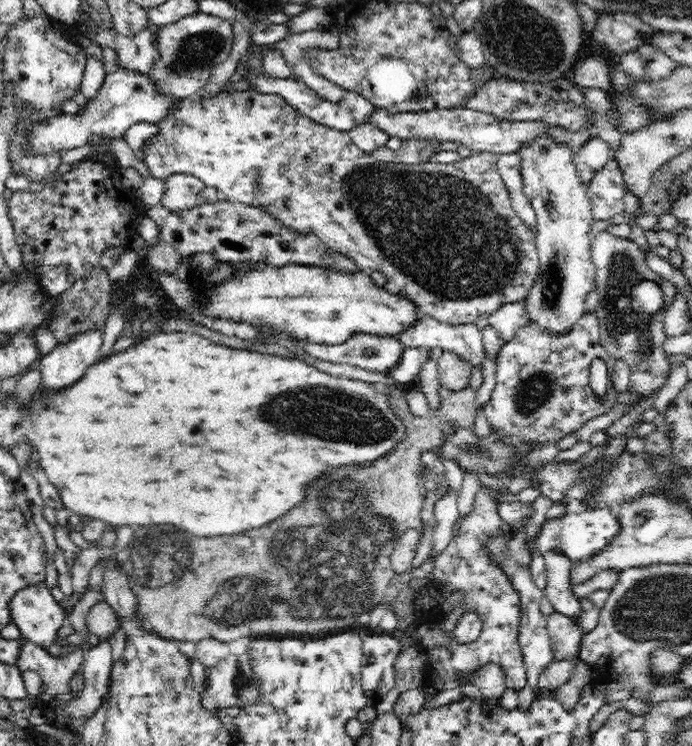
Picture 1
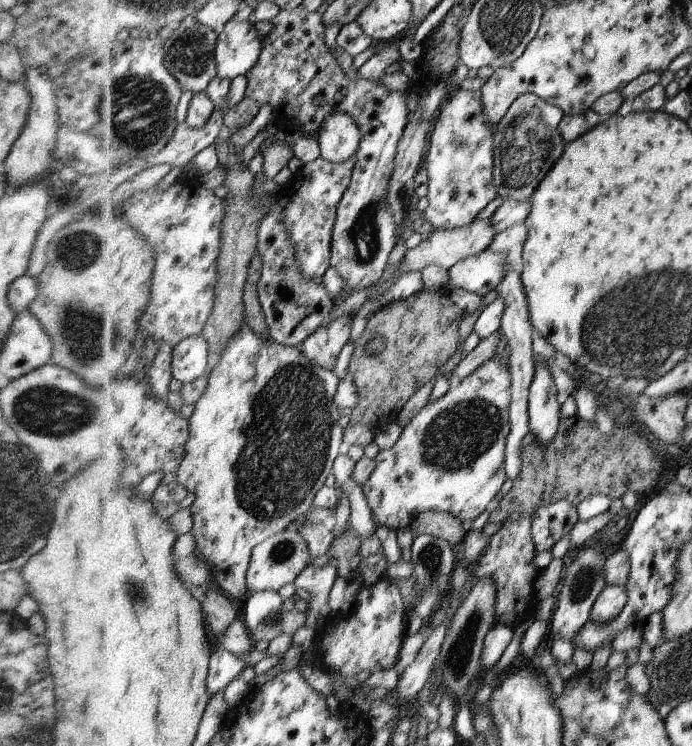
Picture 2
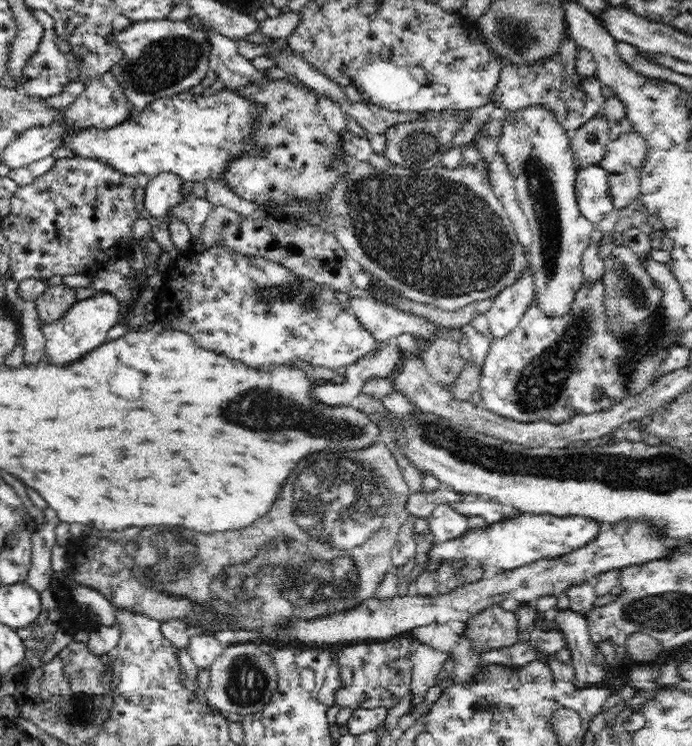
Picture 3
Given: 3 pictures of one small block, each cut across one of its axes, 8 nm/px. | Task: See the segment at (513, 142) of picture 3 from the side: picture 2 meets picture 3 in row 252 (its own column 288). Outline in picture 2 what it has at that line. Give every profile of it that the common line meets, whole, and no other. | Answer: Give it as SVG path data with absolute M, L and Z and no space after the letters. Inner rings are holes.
M294 527L288 528L284 532L265 540L254 549L253 561L248 573L249 587L257 593L280 591L286 585L297 582L301 574L310 566L312 557L313 554L305 536Z

